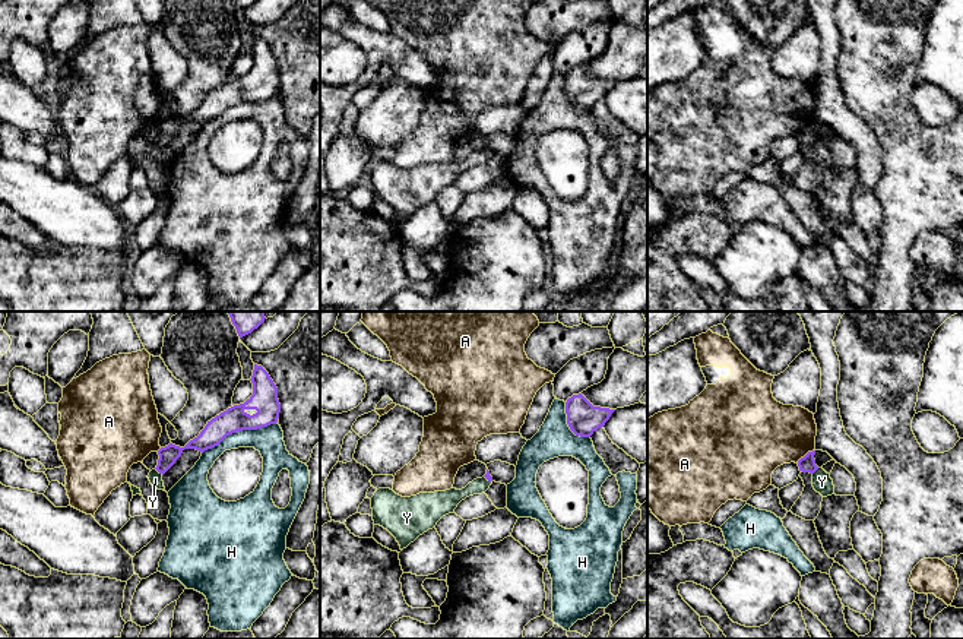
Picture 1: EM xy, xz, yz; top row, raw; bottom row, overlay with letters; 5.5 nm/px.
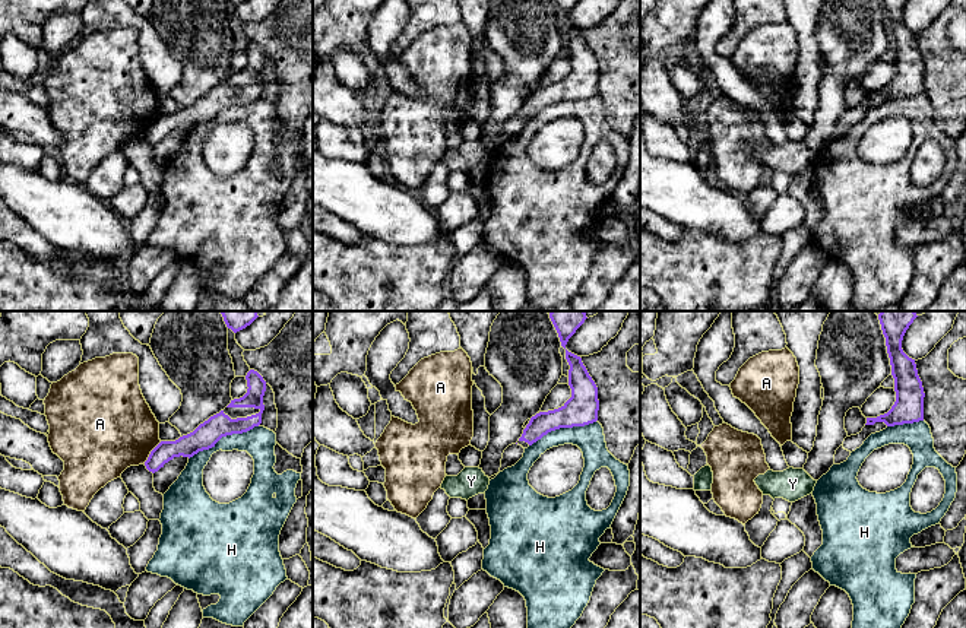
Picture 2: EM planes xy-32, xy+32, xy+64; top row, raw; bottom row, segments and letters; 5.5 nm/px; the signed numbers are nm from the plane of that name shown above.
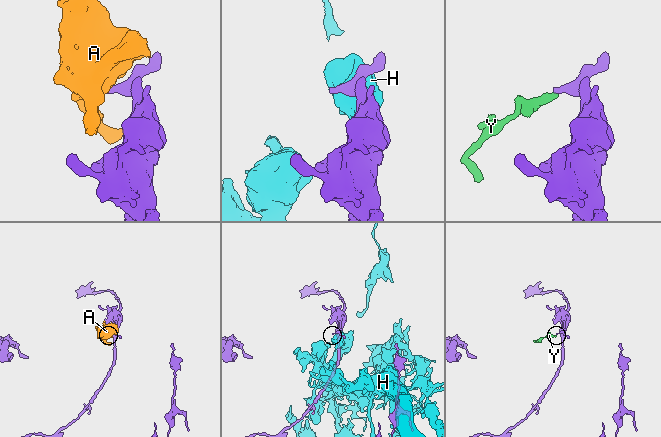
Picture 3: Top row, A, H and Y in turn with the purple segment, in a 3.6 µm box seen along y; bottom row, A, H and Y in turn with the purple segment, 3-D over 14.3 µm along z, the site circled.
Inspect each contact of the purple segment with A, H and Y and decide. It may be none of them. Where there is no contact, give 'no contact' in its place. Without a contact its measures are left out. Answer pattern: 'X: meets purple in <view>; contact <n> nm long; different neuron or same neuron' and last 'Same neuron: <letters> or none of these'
A: meets purple in yz; contact 130 nm long; different neuron
H: meets purple in xy; contact 460 nm long; different neuron
Y: meets purple in xy; contact 60 nm long; different neuron
Same neuron: none of these

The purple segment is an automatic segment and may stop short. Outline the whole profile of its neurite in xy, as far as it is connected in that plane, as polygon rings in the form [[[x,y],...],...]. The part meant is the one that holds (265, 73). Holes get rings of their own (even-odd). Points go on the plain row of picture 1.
[[[254,37],[250,53],[253,56],[253,67],[244,76],[234,77],[208,94],[200,107],[184,120],[172,116],[161,120],[158,123],[159,132],[155,142],[164,148],[181,129],[184,121],[196,121],[203,126],[218,118],[232,105],[276,97],[281,85],[276,57],[269,45],[257,37]]]

